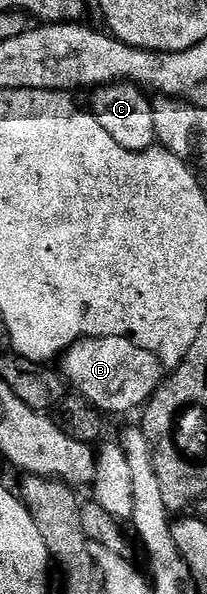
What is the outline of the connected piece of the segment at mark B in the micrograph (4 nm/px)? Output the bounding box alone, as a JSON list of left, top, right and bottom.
[59,337,163,416]

